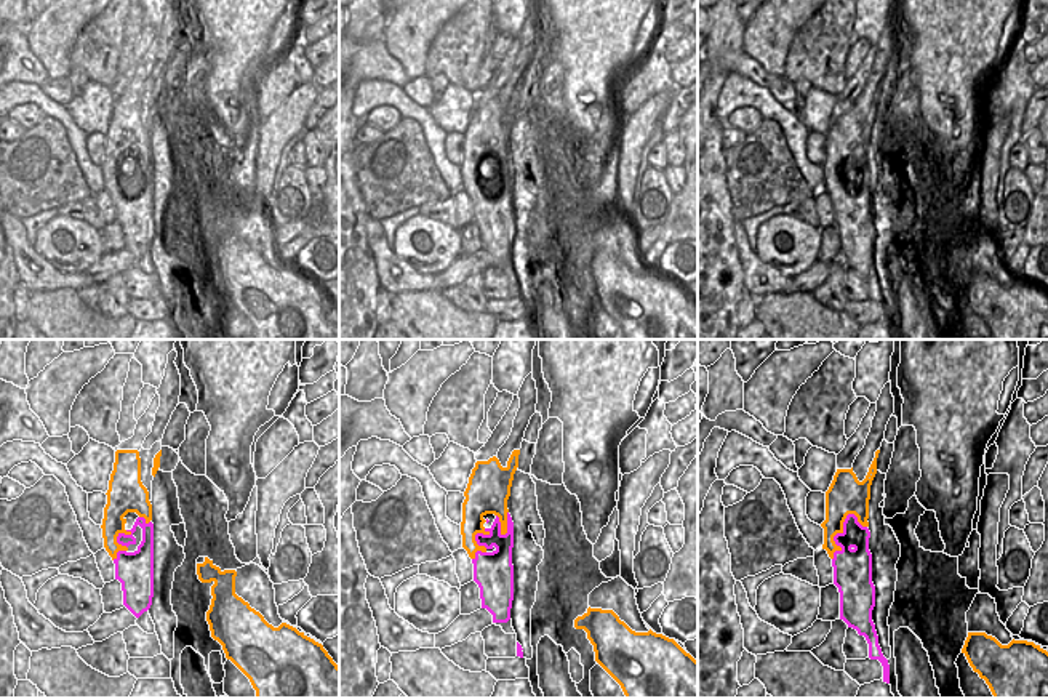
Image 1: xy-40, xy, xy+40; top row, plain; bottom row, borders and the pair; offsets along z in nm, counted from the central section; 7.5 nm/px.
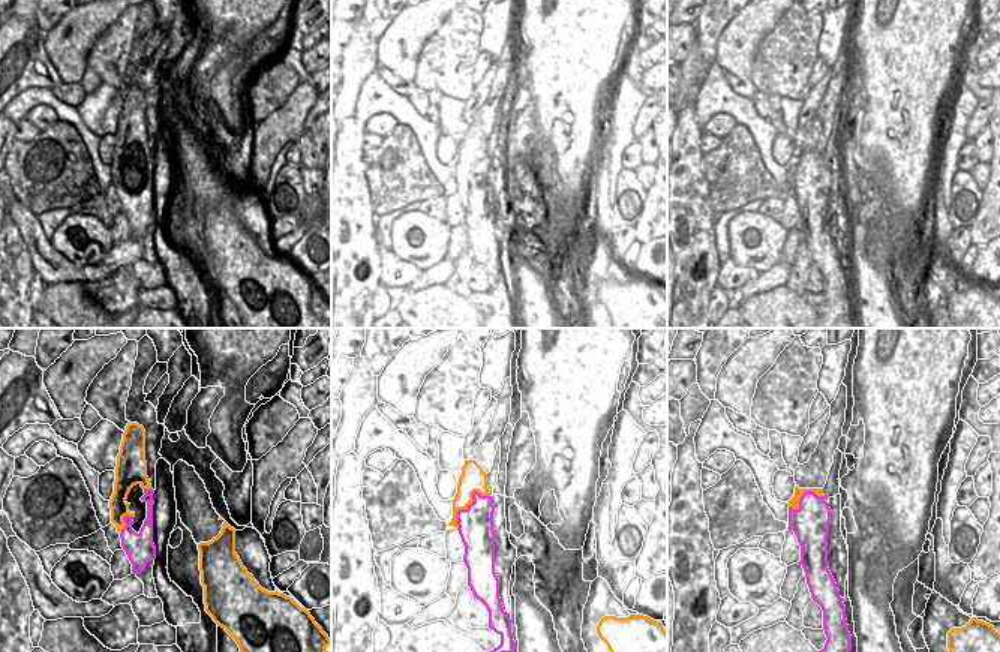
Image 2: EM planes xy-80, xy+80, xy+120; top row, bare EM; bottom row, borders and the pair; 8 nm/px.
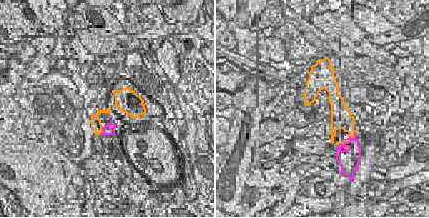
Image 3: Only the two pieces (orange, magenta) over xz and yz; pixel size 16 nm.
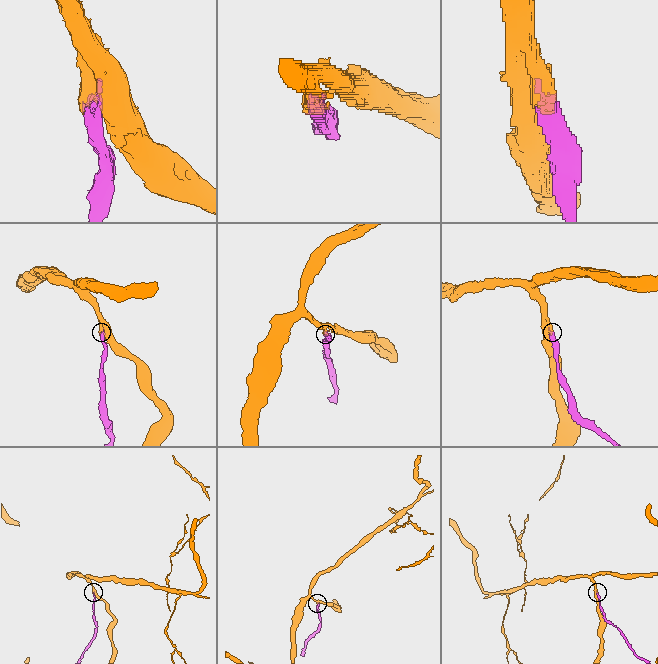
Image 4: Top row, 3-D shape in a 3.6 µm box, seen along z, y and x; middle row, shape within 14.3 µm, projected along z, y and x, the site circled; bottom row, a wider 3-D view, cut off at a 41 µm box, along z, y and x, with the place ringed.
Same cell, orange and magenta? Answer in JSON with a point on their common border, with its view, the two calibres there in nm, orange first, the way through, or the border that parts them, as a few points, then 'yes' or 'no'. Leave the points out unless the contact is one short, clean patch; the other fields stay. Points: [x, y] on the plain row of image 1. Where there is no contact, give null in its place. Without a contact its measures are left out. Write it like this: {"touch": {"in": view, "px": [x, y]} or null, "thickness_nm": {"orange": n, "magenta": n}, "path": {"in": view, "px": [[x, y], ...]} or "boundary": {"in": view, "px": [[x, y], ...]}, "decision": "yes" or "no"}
{"touch": {"in": "xy+40", "px": [836, 175]}, "thickness_nm": {"orange": 220, "magenta": 240}, "decision": "yes"}

